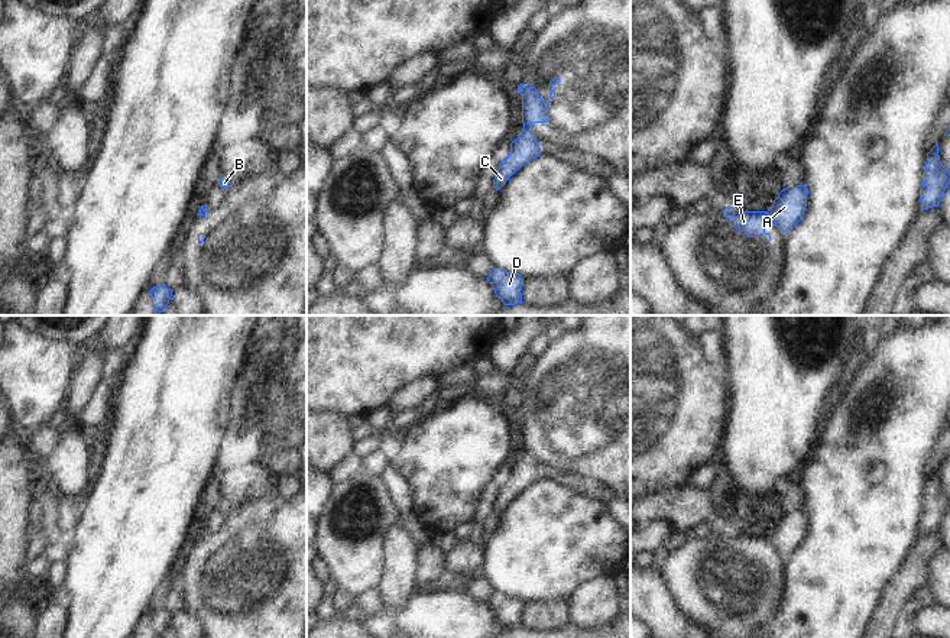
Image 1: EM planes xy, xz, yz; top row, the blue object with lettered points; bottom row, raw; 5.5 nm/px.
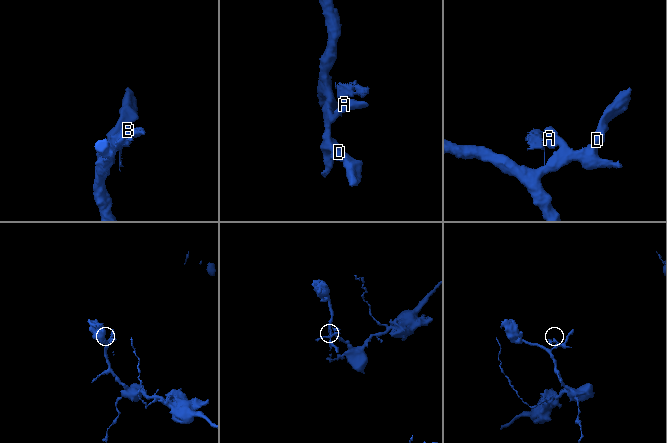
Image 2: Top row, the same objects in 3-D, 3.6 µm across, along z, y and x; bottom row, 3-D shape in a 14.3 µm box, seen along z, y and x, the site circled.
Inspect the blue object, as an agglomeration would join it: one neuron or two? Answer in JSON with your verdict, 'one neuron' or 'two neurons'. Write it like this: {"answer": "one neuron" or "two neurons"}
{"answer": "two neurons"}

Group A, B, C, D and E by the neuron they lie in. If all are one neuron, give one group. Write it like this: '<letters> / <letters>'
A B C D / E

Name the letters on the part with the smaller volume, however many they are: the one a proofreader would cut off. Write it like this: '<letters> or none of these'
E

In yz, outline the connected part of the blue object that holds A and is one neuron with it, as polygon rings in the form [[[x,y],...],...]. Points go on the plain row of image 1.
[[[805,509],[787,511],[768,532],[766,538],[782,557],[788,558],[803,543],[807,531],[807,519]]]

